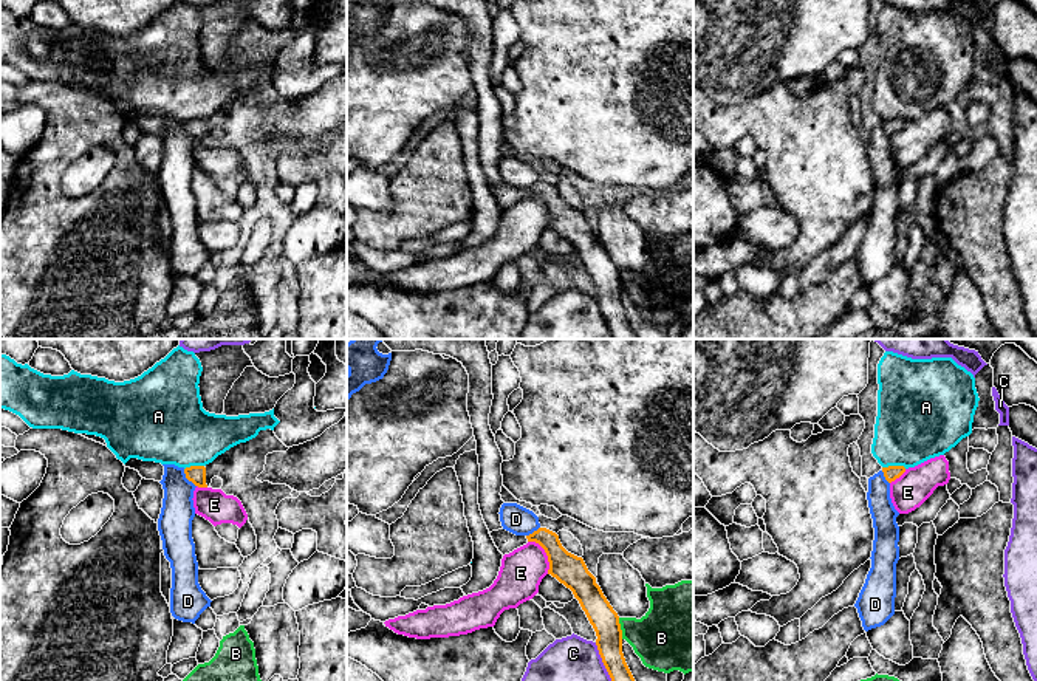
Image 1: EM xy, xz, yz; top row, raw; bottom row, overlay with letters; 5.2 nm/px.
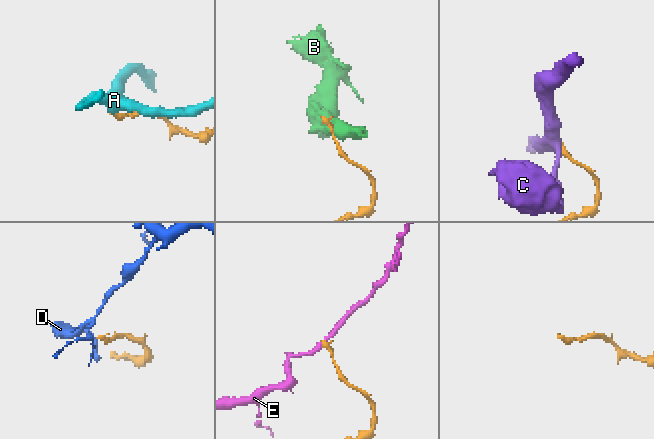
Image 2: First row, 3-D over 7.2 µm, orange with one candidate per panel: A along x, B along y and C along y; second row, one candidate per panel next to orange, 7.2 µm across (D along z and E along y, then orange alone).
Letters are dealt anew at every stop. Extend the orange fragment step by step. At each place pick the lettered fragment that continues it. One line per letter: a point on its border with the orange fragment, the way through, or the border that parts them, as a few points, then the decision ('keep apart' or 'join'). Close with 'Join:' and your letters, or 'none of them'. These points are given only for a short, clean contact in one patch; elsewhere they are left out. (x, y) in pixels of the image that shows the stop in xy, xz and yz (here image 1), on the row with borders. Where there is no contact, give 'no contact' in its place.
A: meets orange in yz at (895, 466); border along yz (882, 466), (906, 468); keep apart
B: meets orange in xz at (619, 629); border along xz (618, 618), (622, 638); keep apart
C: meets orange in xz at (602, 661); keep apart
D: meets orange in xy at (188, 479); border along xy (183, 469), (184, 475), (195, 486); keep apart
E: meets orange in xz at (547, 554); keep apart
Join: none of them

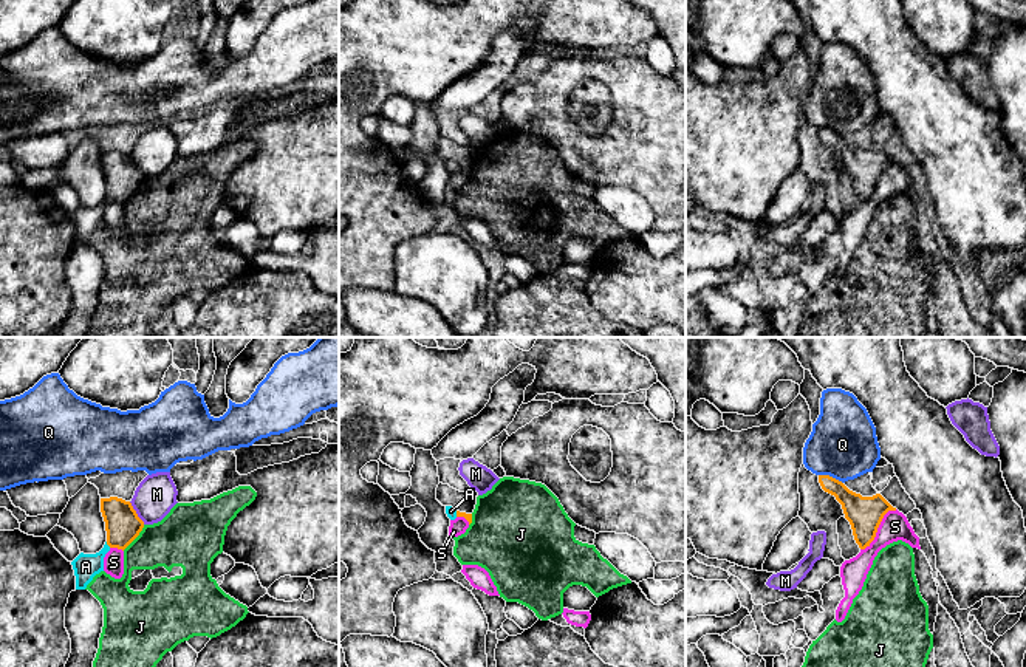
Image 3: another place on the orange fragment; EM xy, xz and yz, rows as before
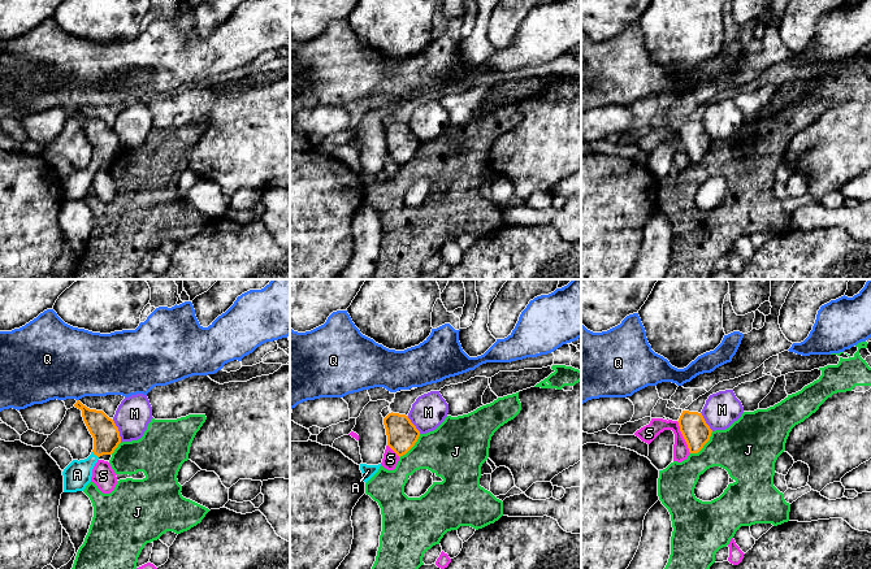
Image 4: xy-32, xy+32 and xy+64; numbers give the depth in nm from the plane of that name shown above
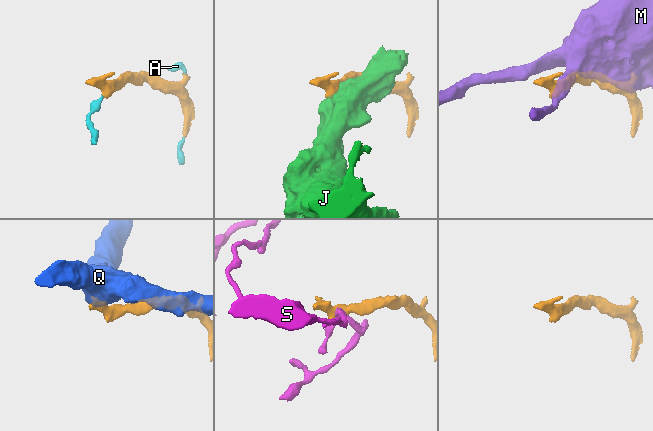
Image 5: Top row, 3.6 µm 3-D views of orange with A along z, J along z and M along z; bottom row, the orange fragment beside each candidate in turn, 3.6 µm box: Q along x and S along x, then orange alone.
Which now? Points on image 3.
A: meets orange in xy at (109, 545); join
J: meets orange in xy at (135, 537); border along xy (144, 525), (123, 550); keep apart
M: meets orange in xy at (135, 513); border along xy (129, 502), (144, 523); keep apart
Q: meets orange in yz at (831, 477); border along yz (819, 474), (828, 474), (842, 483); keep apart
S: meets orange in yz at (878, 526); border along yz (896, 509), (890, 509), (884, 516), (876, 536), (861, 550); keep apart
Join: A

